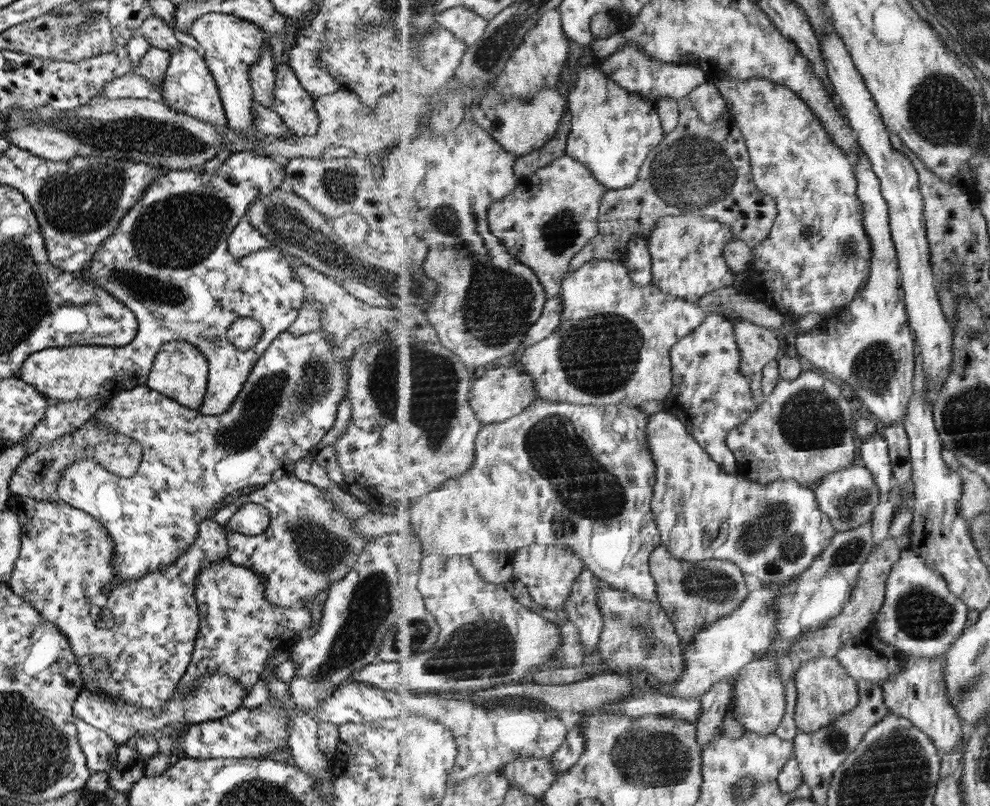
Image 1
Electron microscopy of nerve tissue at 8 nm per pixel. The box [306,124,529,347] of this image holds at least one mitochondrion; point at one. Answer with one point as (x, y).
(341, 187)

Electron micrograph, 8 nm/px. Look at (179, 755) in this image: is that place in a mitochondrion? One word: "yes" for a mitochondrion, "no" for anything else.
no

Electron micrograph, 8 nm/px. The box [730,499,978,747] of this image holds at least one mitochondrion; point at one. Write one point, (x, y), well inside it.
(922, 614)

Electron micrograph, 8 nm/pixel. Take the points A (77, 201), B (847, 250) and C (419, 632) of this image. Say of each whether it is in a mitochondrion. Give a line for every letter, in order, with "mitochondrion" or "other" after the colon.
A: mitochondrion
B: mitochondrion
C: mitochondrion

